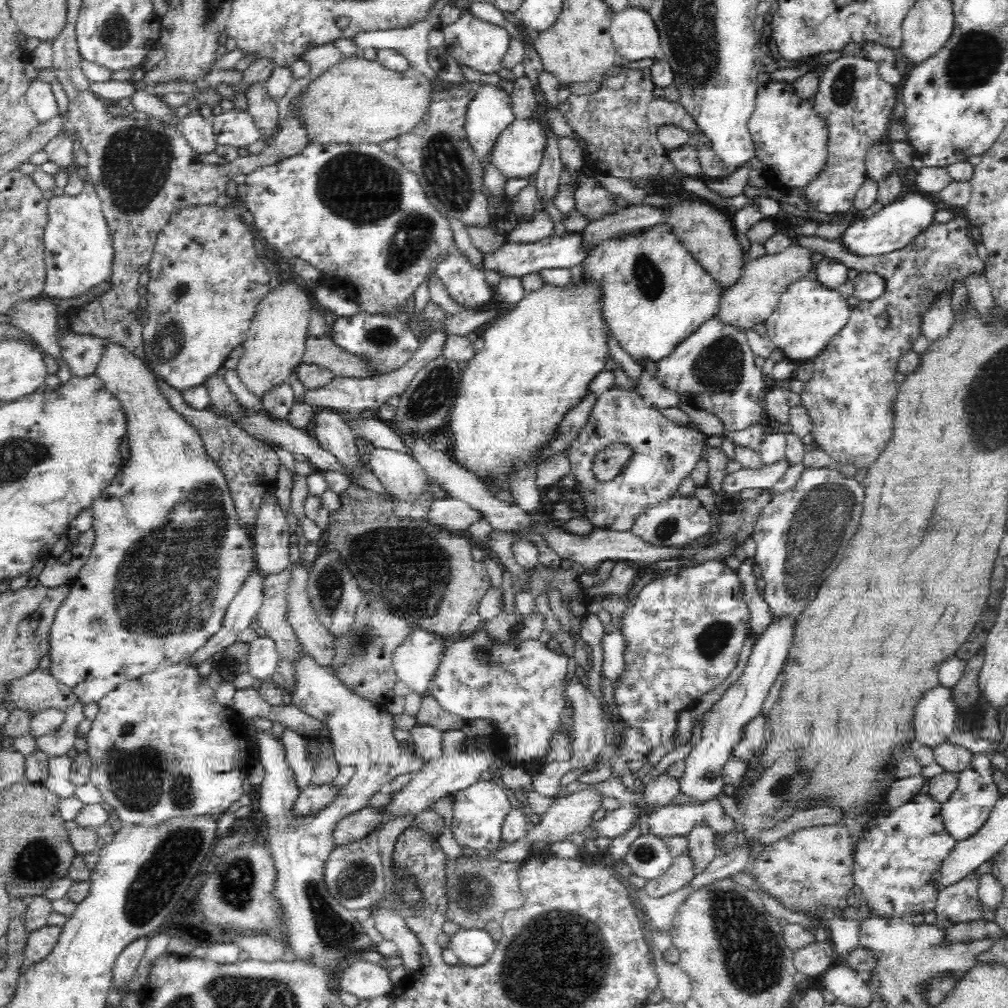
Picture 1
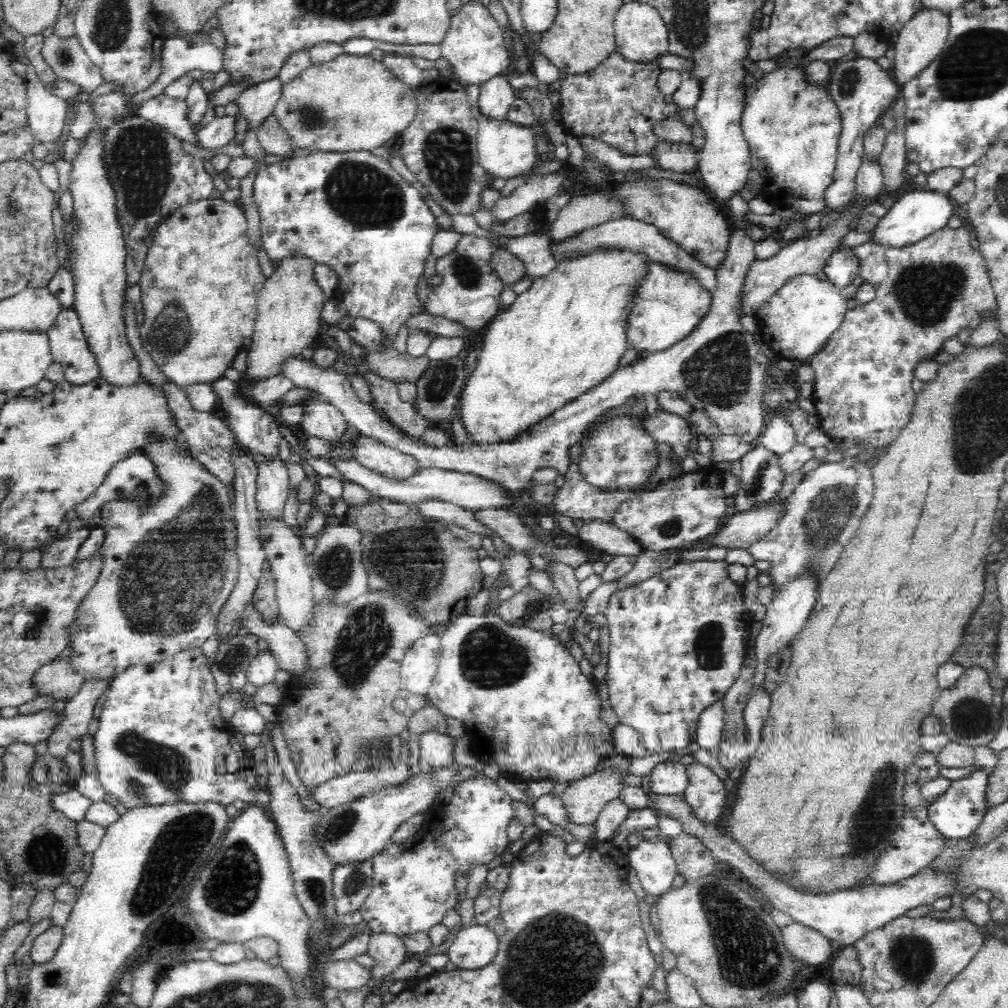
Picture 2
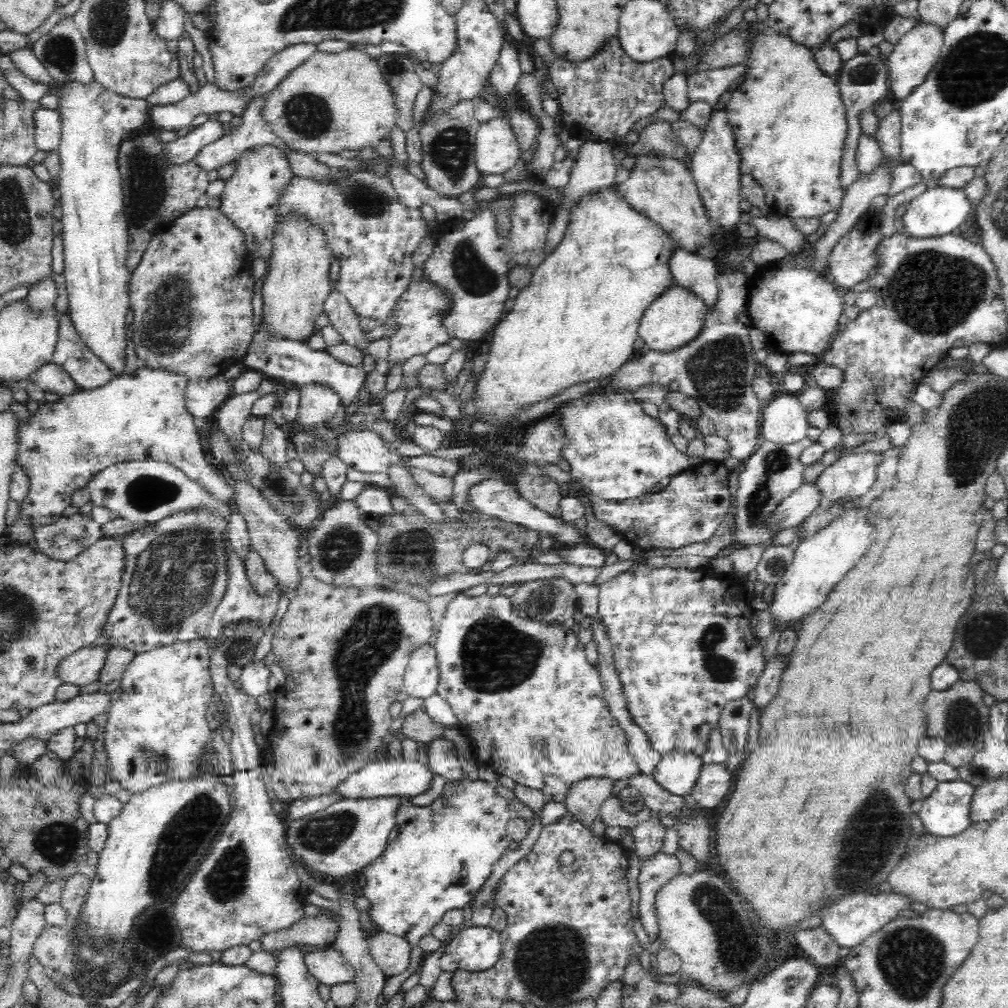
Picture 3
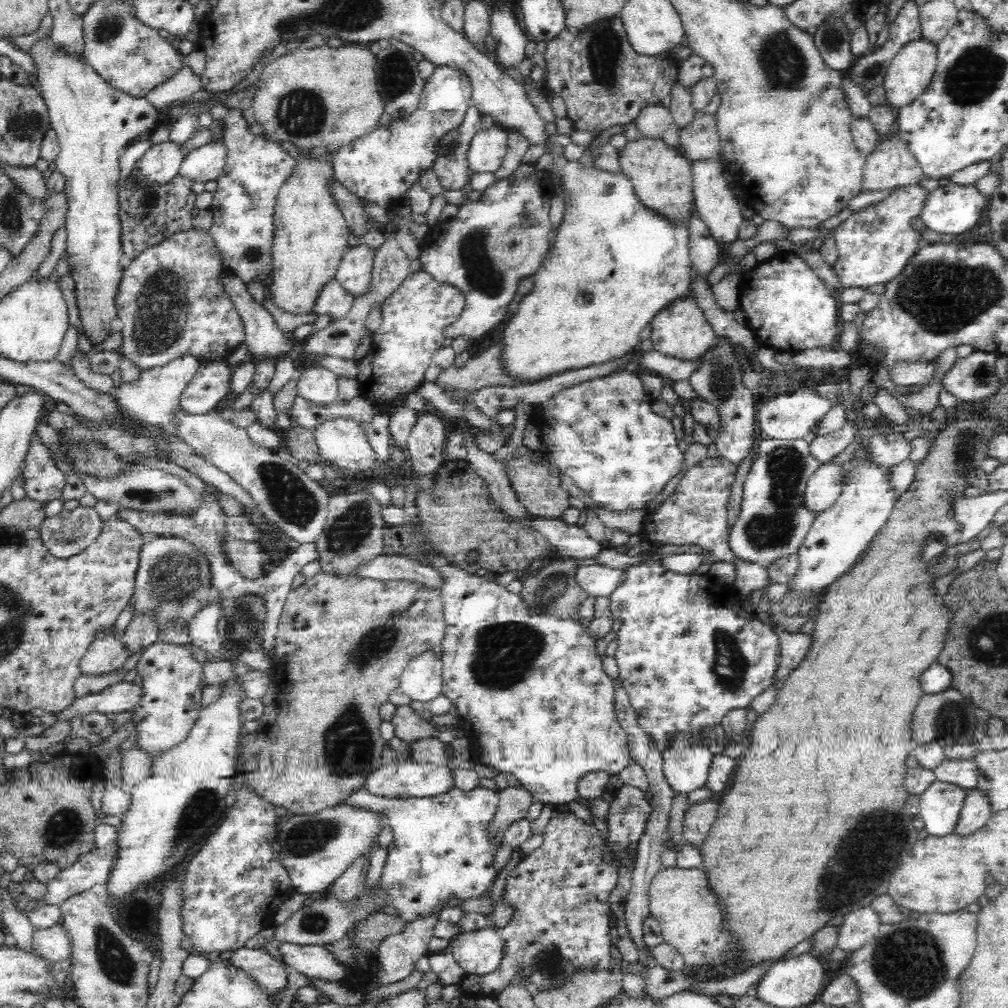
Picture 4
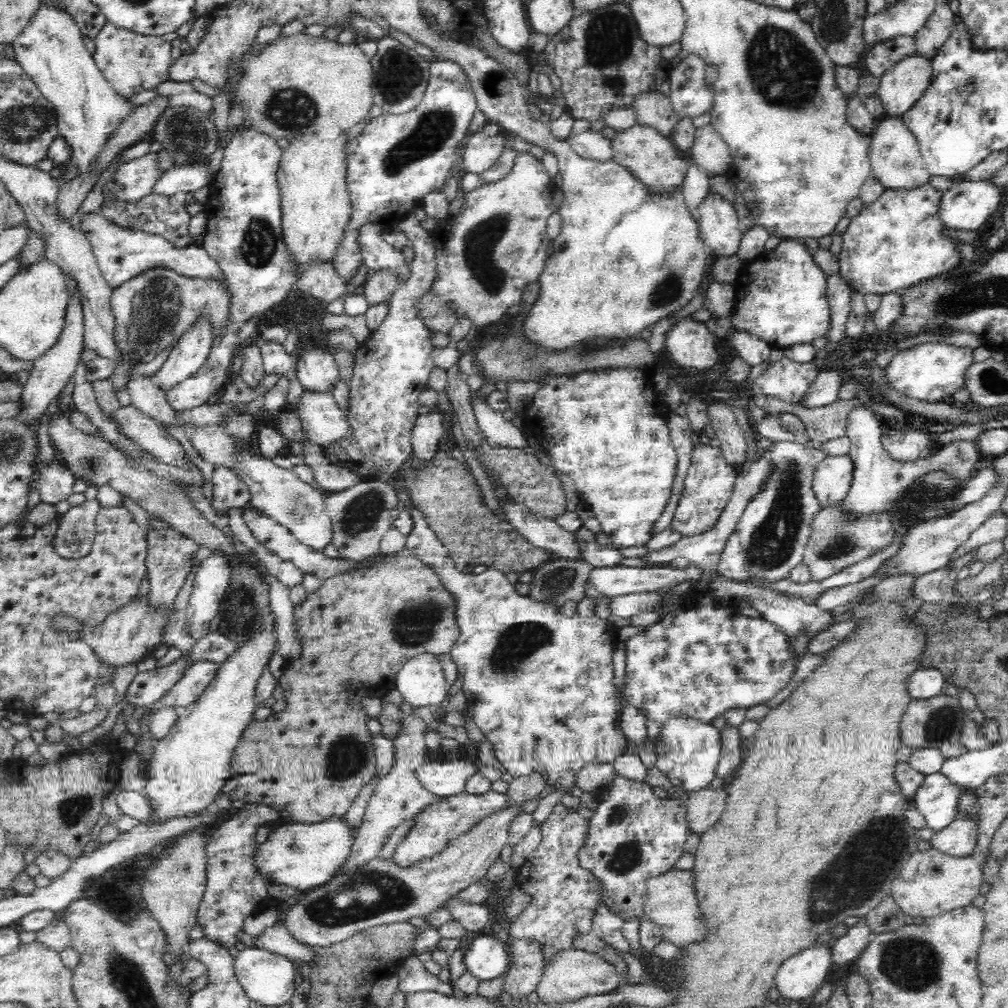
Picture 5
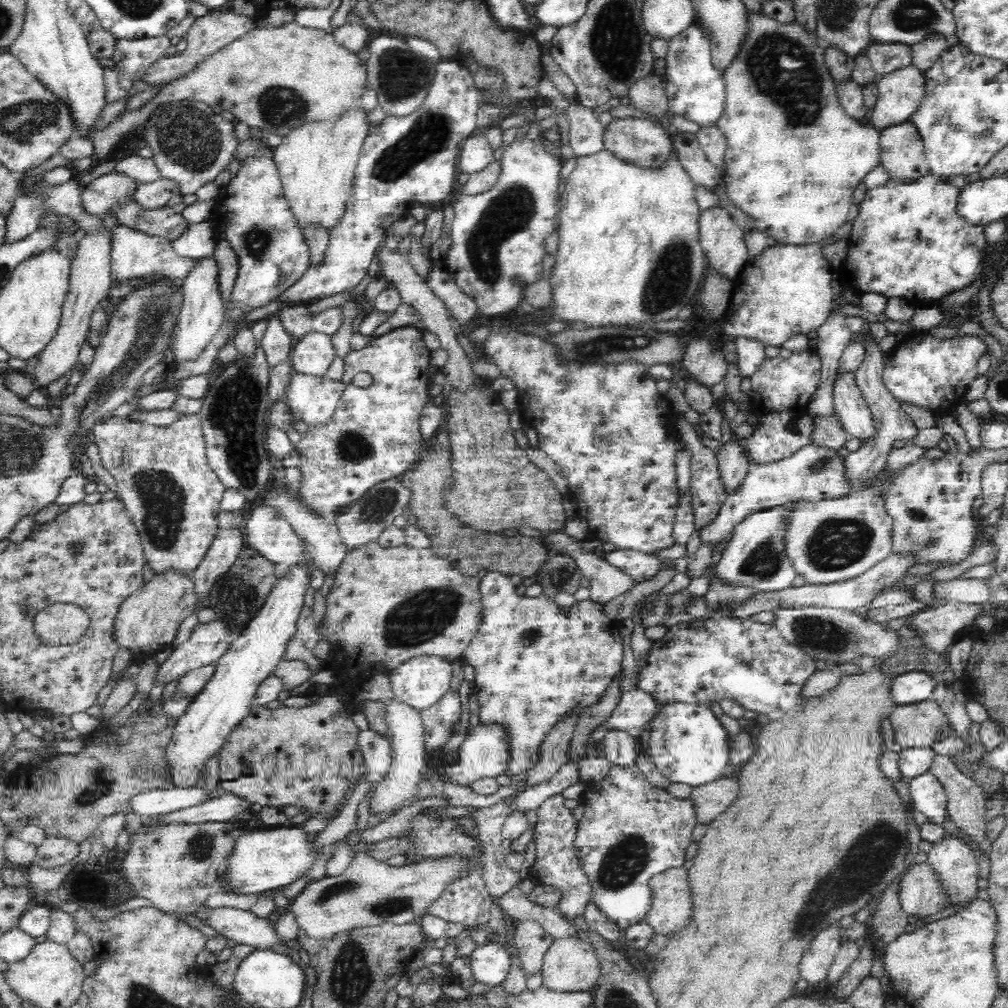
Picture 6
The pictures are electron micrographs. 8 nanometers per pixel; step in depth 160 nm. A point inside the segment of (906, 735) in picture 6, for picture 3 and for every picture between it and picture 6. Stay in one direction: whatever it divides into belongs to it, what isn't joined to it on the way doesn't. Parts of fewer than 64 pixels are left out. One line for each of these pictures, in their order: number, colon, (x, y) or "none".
3: (958, 716)
4: (947, 718)
5: (927, 723)

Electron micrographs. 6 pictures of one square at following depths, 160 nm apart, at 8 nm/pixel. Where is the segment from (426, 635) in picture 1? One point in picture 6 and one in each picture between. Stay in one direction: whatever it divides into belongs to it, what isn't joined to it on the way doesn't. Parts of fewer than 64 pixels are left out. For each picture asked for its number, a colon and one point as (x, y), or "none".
2: (418, 669)
3: (421, 679)
4: (422, 678)
5: (421, 681)
6: (420, 681)

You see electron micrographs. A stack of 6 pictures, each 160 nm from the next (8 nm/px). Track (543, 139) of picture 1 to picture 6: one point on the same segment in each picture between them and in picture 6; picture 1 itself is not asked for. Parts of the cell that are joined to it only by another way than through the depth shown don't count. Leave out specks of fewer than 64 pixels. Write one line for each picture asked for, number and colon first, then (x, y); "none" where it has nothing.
2: (505, 149)
3: (495, 149)
4: (487, 148)
5: (479, 152)
6: (476, 154)

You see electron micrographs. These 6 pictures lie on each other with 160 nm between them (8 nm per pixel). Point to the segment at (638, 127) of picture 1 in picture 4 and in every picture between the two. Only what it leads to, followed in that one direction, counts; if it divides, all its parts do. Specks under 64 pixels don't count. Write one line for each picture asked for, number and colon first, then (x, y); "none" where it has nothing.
2: (617, 103)
3: (600, 99)
4: (603, 80)

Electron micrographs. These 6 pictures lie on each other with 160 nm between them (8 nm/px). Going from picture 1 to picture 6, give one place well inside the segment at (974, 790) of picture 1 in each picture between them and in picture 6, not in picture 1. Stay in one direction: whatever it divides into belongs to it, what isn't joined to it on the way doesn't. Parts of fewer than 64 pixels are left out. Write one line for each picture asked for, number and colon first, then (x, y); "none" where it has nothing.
2: (956, 813)
3: (944, 812)
4: (940, 804)
5: (936, 798)
6: (928, 795)

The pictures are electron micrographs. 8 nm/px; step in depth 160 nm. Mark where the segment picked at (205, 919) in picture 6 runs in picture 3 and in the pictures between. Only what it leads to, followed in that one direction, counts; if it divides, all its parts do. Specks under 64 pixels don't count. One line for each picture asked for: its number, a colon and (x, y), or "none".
3: (328, 967)
4: (316, 962)
5: (277, 939)

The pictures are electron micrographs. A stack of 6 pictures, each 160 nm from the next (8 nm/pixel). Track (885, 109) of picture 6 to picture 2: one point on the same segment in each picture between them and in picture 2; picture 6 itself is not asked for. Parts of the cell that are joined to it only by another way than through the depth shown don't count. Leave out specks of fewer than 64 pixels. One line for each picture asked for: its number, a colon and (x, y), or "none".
2: (920, 41)
3: (916, 53)
4: (911, 71)
5: (900, 87)

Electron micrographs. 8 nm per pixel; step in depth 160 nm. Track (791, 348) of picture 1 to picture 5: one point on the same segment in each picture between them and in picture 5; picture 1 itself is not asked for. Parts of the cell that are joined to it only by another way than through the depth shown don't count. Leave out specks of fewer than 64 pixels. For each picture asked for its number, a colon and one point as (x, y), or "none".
2: (796, 321)
3: (797, 309)
4: (789, 308)
5: (781, 296)

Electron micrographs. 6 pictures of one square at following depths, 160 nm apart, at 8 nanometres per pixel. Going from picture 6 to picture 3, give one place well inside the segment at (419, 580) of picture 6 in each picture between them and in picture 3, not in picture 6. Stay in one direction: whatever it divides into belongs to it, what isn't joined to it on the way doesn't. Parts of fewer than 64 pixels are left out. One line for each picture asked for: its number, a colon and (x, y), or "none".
3: (344, 650)
4: (325, 742)
5: (357, 630)

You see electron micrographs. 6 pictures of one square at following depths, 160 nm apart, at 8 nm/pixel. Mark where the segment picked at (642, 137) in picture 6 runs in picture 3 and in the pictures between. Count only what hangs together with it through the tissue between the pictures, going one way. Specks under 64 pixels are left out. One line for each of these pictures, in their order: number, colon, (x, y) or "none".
3: (663, 188)
4: (661, 175)
5: (651, 156)

